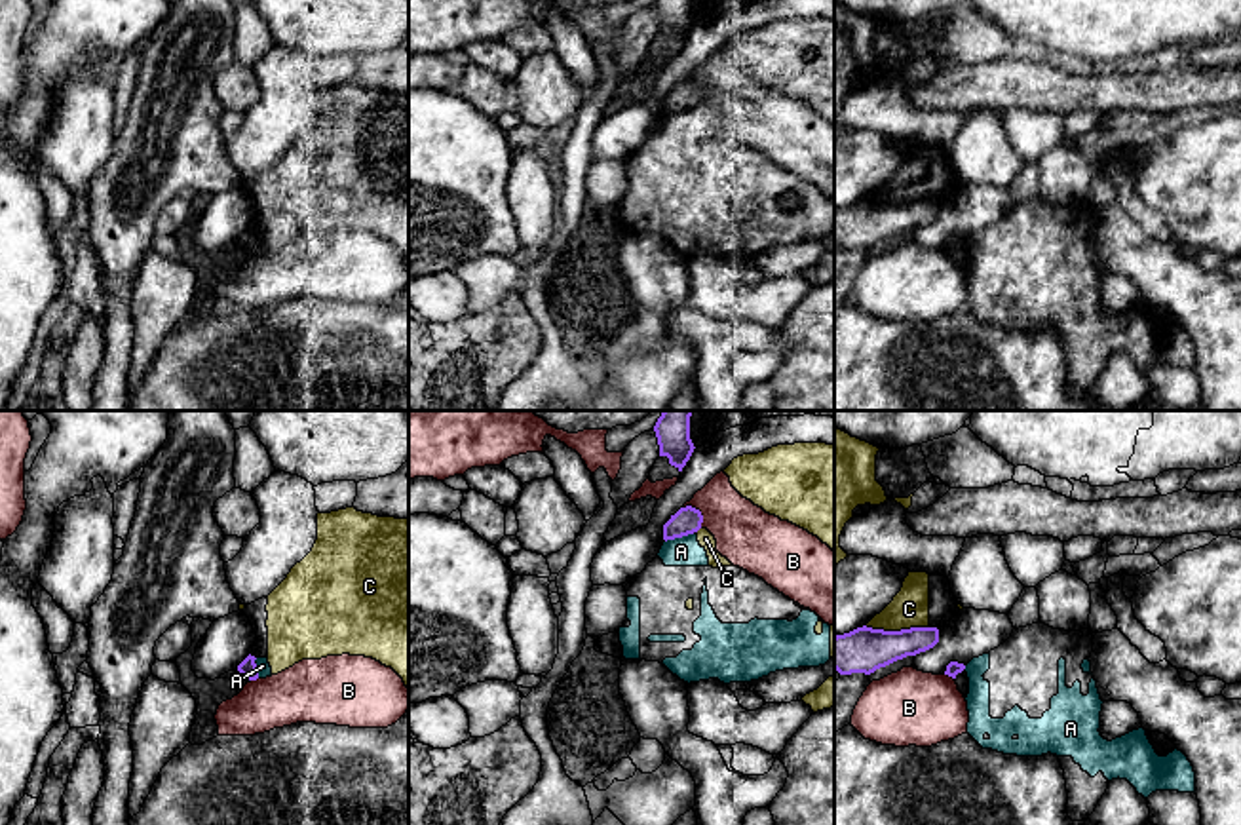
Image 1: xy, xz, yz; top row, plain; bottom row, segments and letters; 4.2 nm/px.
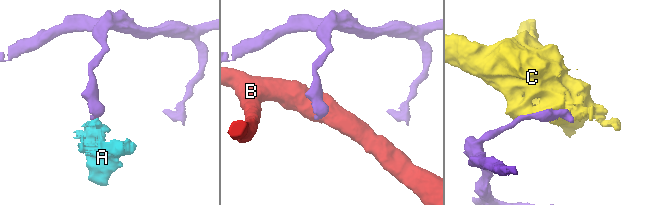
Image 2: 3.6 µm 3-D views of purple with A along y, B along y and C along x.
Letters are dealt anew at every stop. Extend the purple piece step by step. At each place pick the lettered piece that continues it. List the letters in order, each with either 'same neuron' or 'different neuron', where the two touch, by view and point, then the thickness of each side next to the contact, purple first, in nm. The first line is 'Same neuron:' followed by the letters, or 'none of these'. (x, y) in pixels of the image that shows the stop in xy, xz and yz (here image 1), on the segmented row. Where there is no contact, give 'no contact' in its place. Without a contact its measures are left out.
Same neuron: none of these
A: different neuron; contact xz (679, 537); calibres 120 and 130 nm
B: different neuron; contact xz (700, 512); calibres 120 and 260 nm
C: different neuron; contact yz (897, 632); calibres 190 and 160 nm

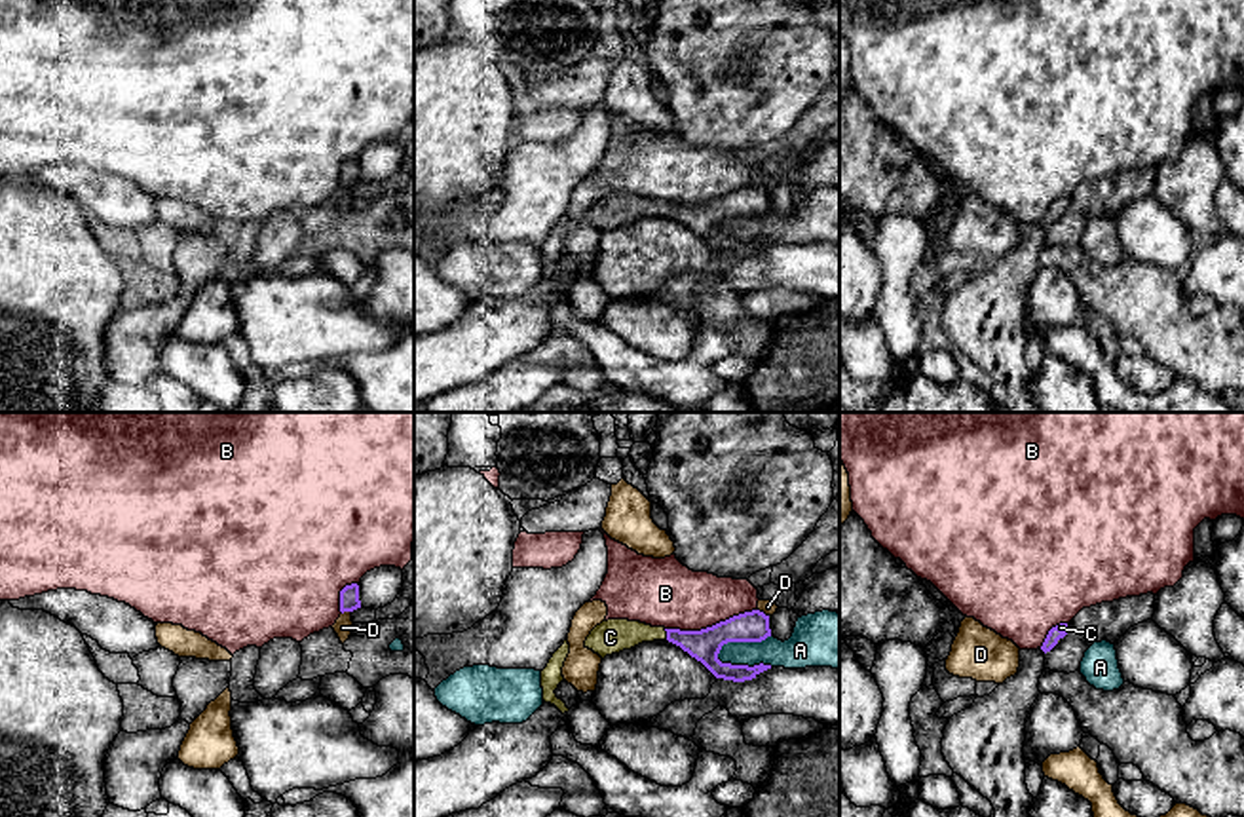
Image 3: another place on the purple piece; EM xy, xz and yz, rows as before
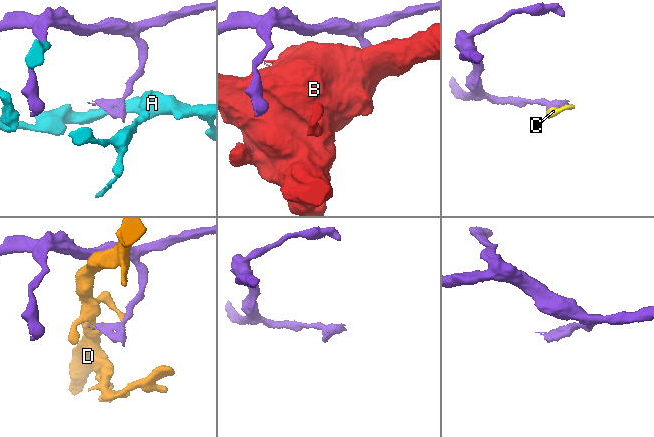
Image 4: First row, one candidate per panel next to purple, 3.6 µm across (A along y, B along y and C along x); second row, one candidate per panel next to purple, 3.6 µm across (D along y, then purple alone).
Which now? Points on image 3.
Same neuron: C
A: different neuron; contact xz (741, 641); calibres 140 and 140 nm
B: different neuron; contact xz (713, 626); calibres 140 and 280 nm
C: same neuron; contact xz (667, 635); calibres 140 and 140 nm
D: different neuron; contact xz (762, 612); calibres 130 and 60 nm

